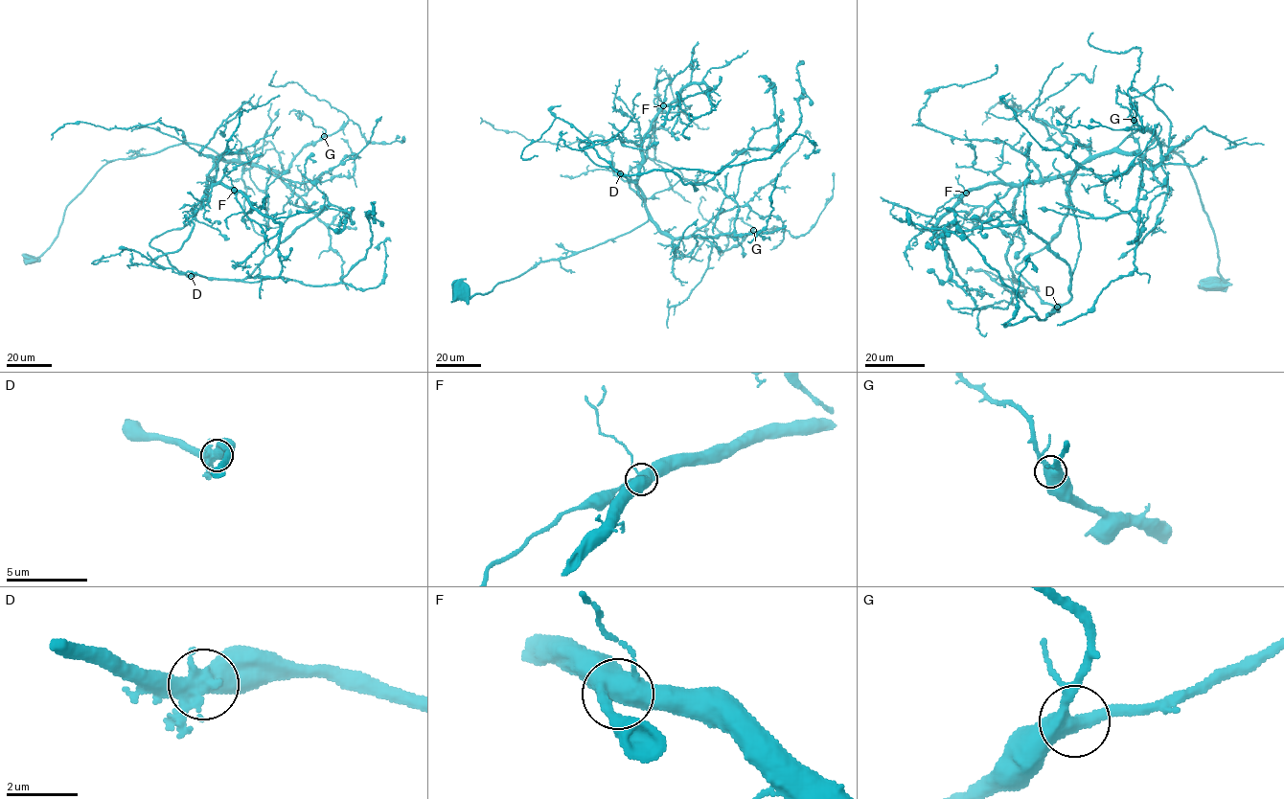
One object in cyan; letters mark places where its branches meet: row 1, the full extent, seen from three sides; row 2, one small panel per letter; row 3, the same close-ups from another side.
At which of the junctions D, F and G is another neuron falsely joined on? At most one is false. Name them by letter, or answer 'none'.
none

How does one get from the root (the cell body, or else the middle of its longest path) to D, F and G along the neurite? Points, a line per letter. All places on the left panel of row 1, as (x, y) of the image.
D: (28, 259), (106, 163), (193, 143), (218, 155), (206, 198), (149, 242), (191, 276)
F: (28, 259), (50, 245), (67, 205), (111, 161), (198, 144), (218, 155), (208, 174), (213, 183), (234, 190)
G: (28, 259), (50, 245), (67, 205), (111, 161), (193, 143), (229, 161), (286, 172), (304, 148), (324, 136)

